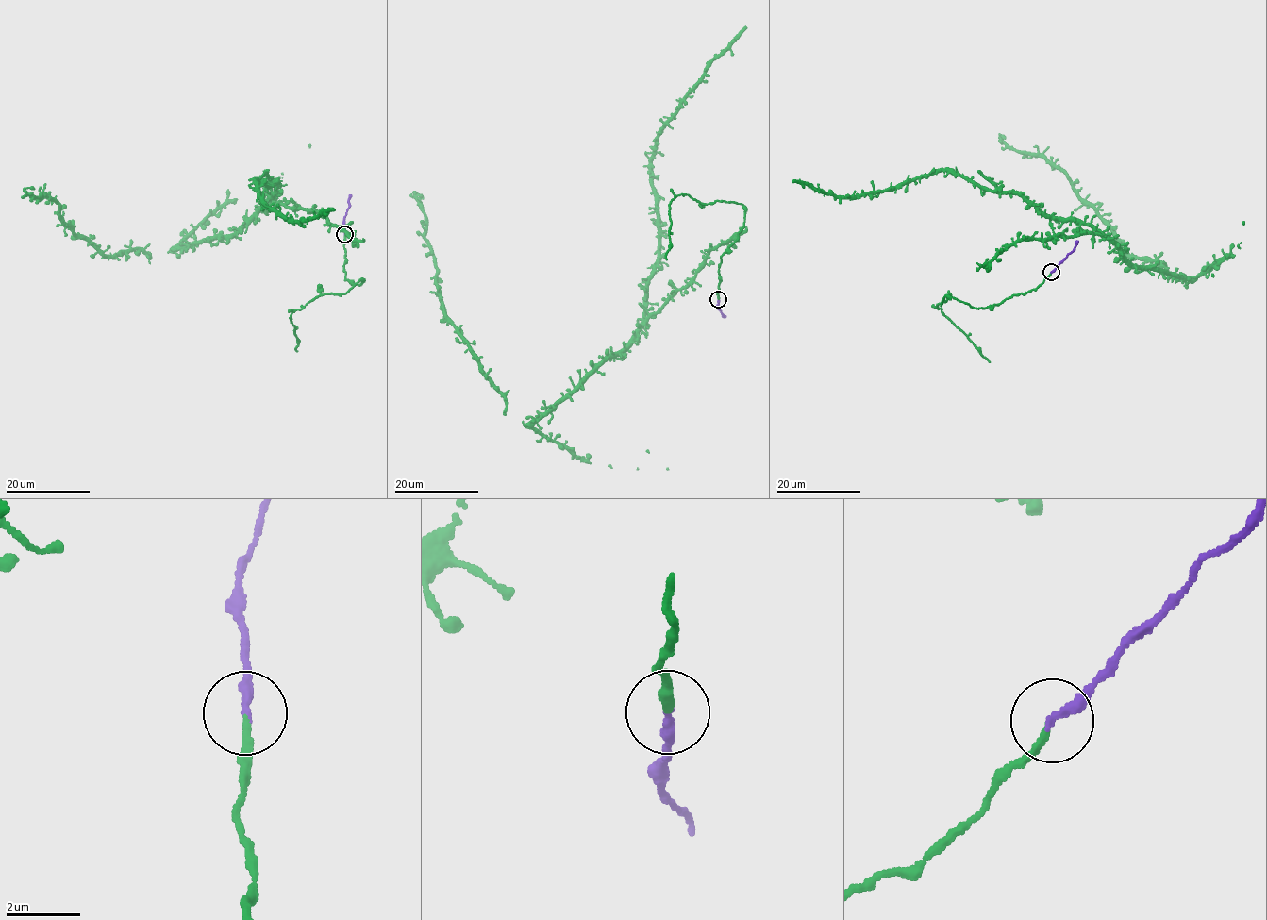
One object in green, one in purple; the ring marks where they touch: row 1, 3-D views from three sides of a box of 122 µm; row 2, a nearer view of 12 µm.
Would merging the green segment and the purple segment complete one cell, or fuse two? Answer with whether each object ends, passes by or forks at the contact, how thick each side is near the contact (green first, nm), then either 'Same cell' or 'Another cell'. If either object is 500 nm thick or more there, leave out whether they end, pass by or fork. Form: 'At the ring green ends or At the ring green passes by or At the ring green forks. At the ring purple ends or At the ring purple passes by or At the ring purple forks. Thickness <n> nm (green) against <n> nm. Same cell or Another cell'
At the ring green ends. At the ring purple ends. Thickness 180 nm (green) against 240 nm. Same cell

